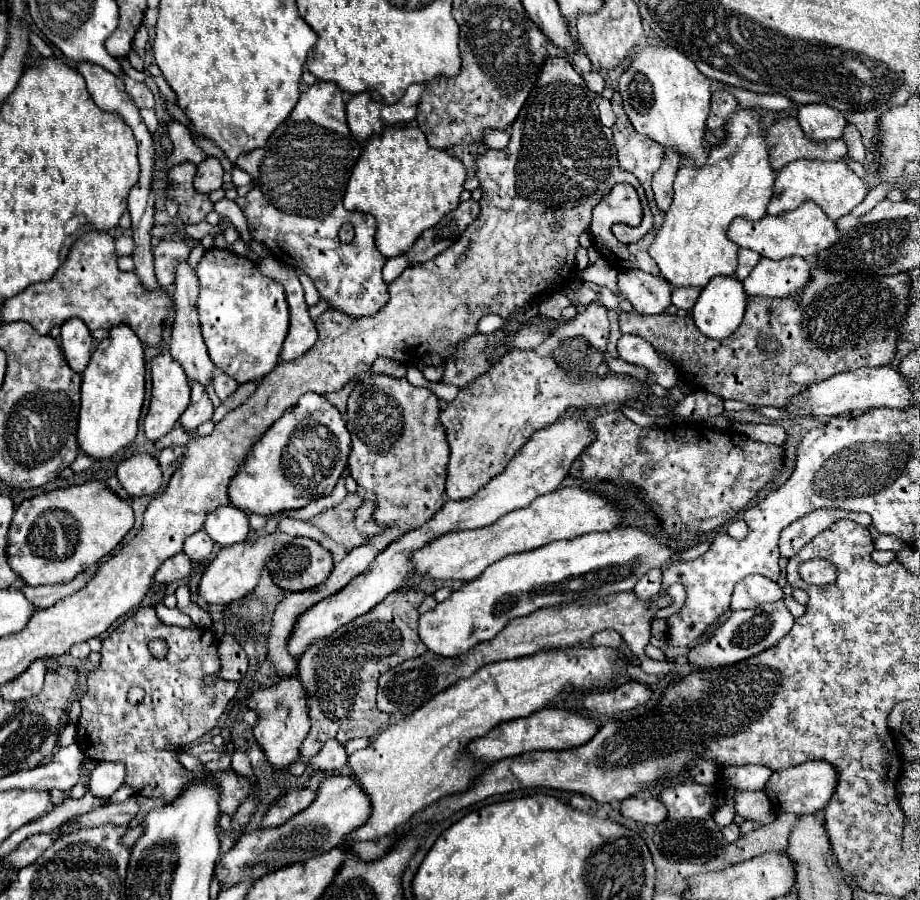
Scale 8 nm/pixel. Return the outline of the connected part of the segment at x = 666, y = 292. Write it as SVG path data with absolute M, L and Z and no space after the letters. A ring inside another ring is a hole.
M642 269L620 271L618 291L640 315L660 315L672 305L670 283L660 275L650 275Z

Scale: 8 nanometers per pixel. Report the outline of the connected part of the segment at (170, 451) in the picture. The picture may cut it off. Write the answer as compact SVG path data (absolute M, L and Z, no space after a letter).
M178 445L178 447L166 447L166 449L160 451L158 461L160 461L162 465L170 465L170 463L178 461L182 455L184 455L184 447L182 447L182 445Z

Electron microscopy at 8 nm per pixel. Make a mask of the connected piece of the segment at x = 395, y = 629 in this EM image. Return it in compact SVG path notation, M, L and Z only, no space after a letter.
M420 589L394 591L368 613L340 627L330 639L314 643L314 647L300 657L298 671L302 685L308 687L308 699L316 699L316 711L310 713L312 727L302 741L304 745L324 745L328 739L346 743L356 737L374 737L388 725L390 715L376 707L378 677L426 653L416 633L418 607L424 599L426 593Z

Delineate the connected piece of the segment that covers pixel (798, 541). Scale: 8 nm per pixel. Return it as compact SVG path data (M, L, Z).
M818 509L816 513L810 513L798 521L794 521L792 525L788 525L782 535L780 535L780 557L792 559L800 547L804 547L814 535L826 531L826 527L830 527L830 523L838 521L838 519L852 519L864 527L870 527L872 519L866 513L850 513L850 511L842 511L840 509Z

